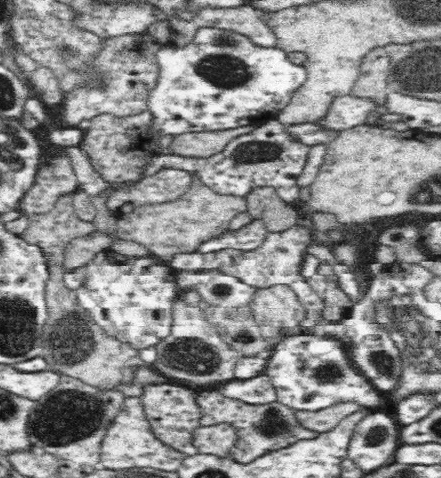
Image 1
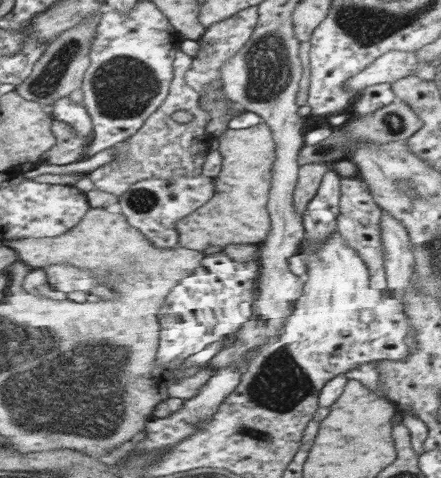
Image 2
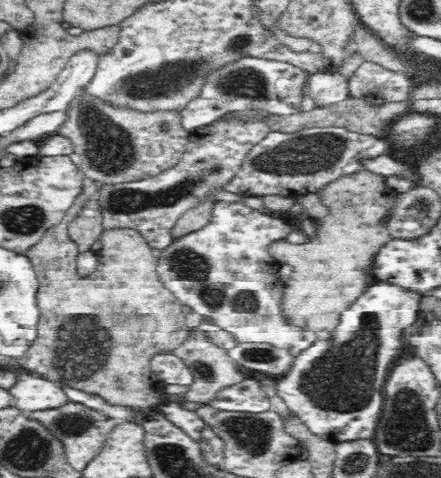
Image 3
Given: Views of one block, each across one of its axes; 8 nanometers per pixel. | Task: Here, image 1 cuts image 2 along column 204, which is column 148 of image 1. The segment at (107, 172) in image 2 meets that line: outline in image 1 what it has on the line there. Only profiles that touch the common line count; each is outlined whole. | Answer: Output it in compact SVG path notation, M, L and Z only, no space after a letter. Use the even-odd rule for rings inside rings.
M144 110L130 118L116 118L102 112L92 116L90 122L90 130L82 136L80 150L90 158L92 168L96 168L96 172L110 182L138 184L148 176L150 162L154 156L158 156L158 148L170 148L176 140L174 134L158 134L154 130L152 110Z

